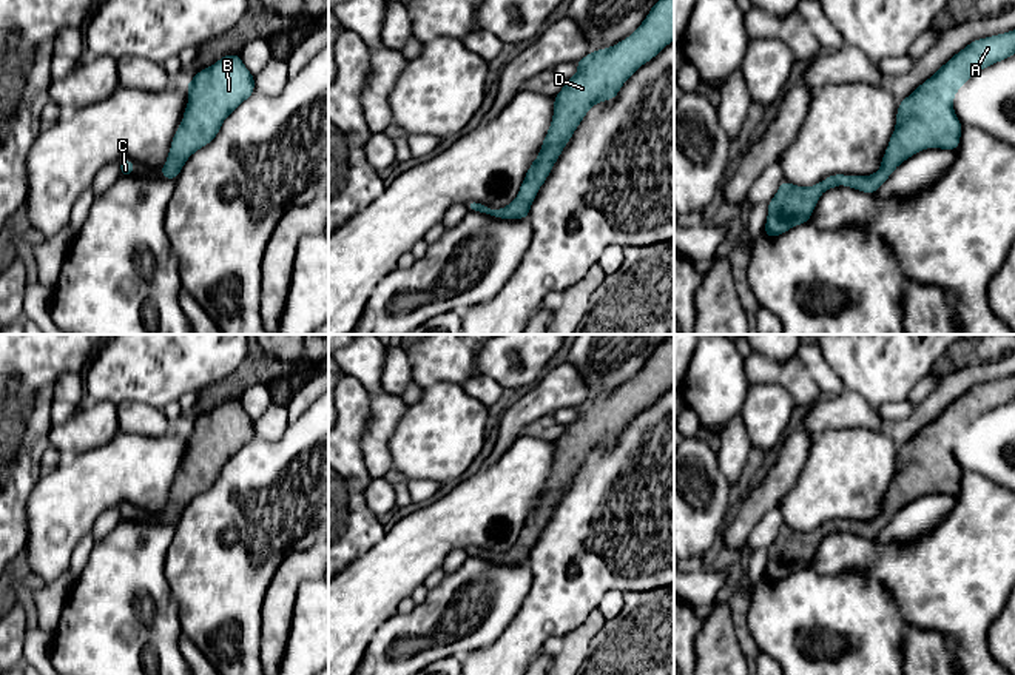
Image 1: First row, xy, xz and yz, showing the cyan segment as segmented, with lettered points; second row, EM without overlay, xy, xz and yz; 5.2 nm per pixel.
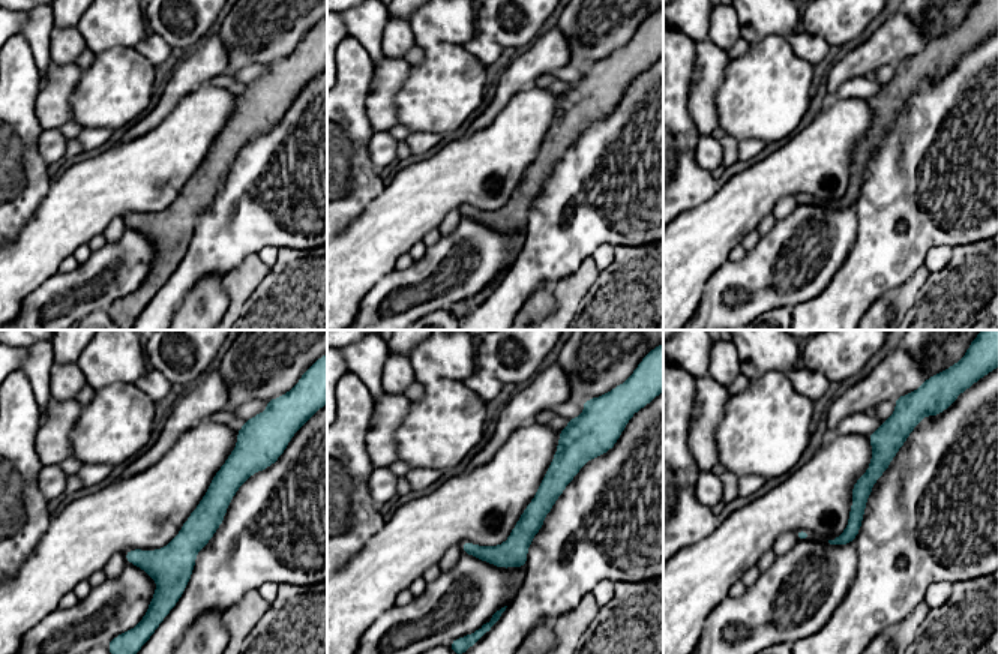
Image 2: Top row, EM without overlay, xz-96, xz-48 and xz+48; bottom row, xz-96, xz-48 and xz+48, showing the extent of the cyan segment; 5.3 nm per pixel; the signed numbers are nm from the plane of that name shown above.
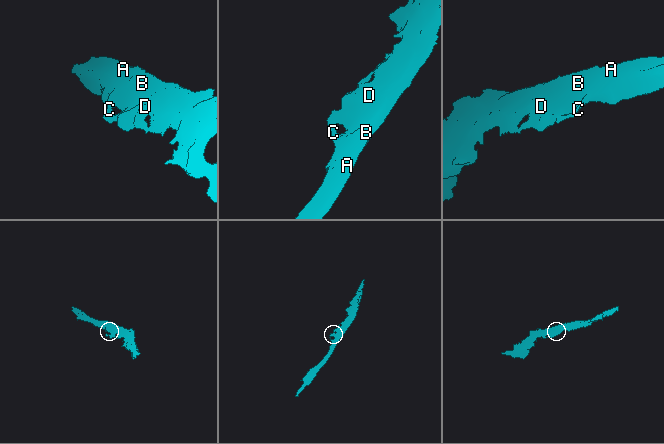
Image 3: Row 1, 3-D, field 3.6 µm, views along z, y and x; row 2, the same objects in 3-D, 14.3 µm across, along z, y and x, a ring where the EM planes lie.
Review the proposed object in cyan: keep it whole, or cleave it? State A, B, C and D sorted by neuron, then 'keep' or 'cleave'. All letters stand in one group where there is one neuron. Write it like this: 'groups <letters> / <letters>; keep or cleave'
groups A B C D; keep

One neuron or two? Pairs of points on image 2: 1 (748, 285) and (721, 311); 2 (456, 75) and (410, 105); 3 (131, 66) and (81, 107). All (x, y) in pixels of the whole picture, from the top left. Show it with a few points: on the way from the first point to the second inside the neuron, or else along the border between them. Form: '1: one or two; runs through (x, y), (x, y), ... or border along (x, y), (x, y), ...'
1: one; runs through (742, 290), (727, 305)
2: one; runs through (444, 87), (422, 105)
3: one; runs through (119, 78), (93, 104)

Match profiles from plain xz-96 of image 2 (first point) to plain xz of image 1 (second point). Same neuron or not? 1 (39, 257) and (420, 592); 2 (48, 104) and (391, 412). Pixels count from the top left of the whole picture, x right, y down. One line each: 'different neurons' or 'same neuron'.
1: different neurons
2: same neuron

